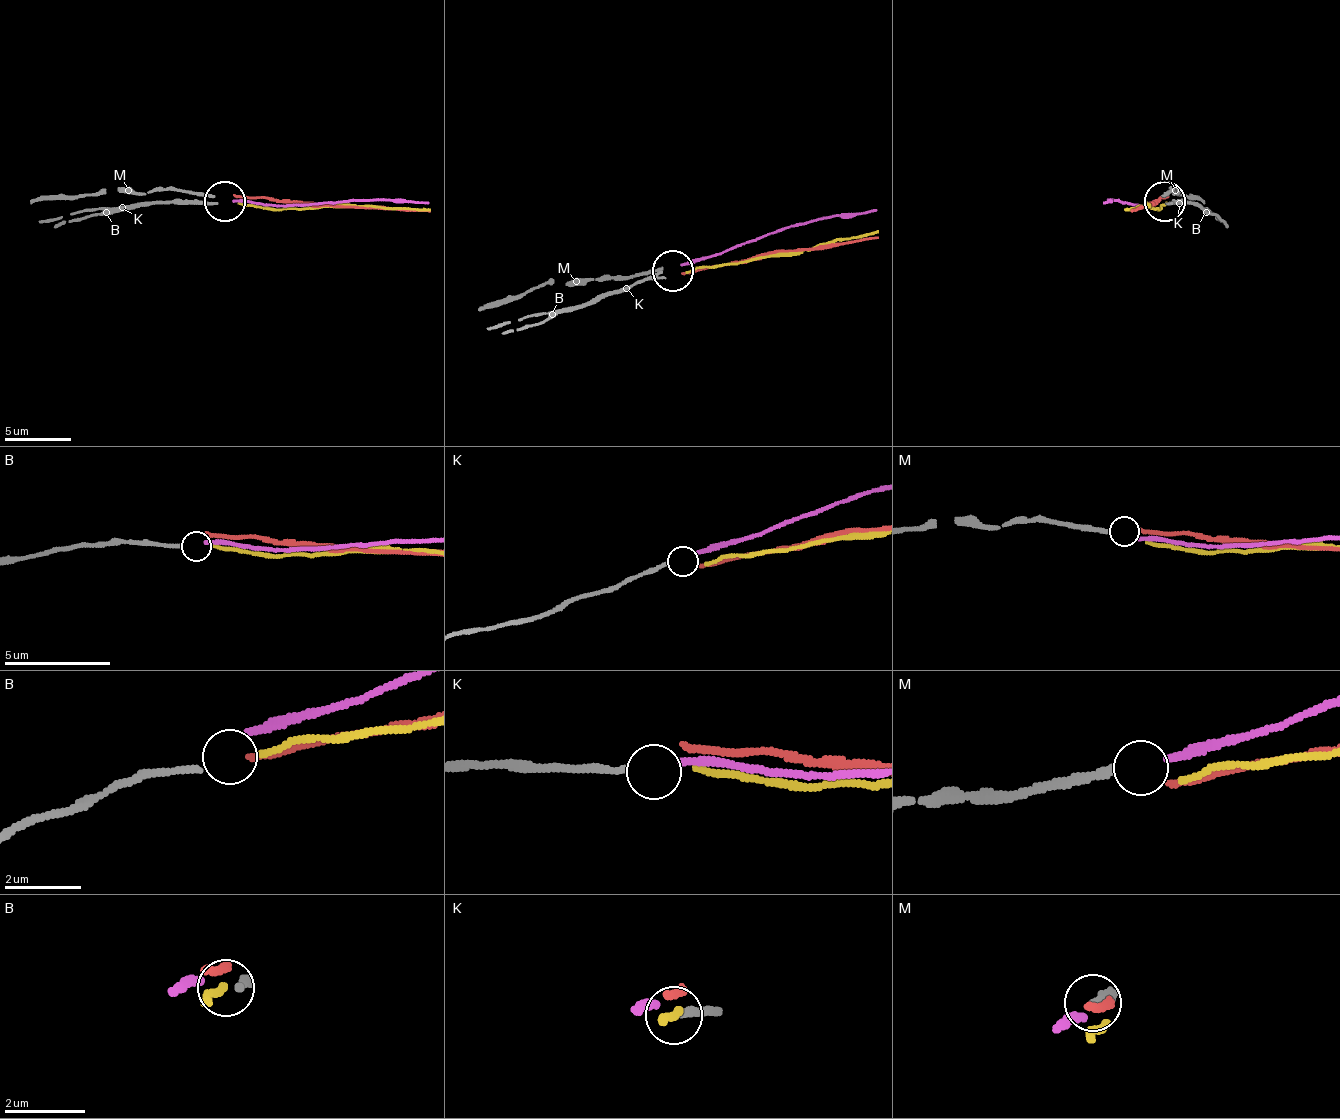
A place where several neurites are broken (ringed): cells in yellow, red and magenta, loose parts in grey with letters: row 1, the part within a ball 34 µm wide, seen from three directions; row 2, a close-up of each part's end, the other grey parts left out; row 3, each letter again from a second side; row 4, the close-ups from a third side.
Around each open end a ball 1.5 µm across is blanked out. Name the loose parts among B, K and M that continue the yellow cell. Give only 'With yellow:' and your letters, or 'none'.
With yellow: B

